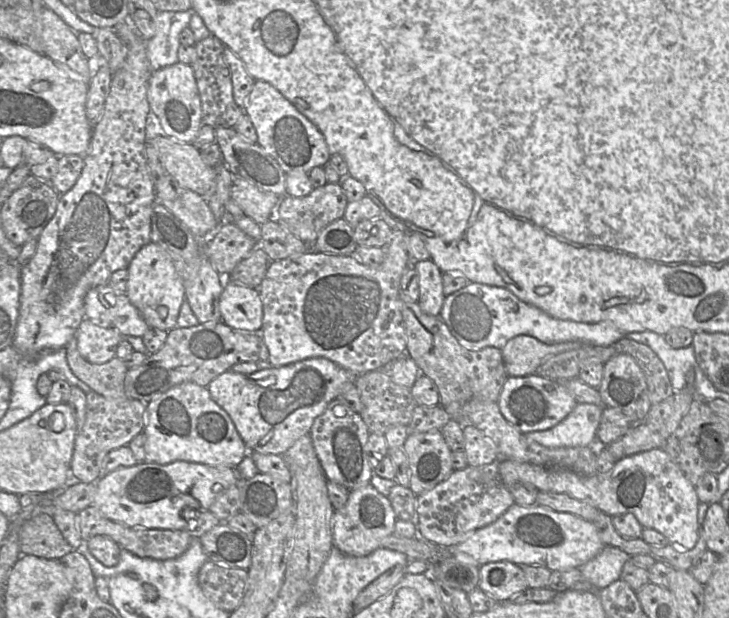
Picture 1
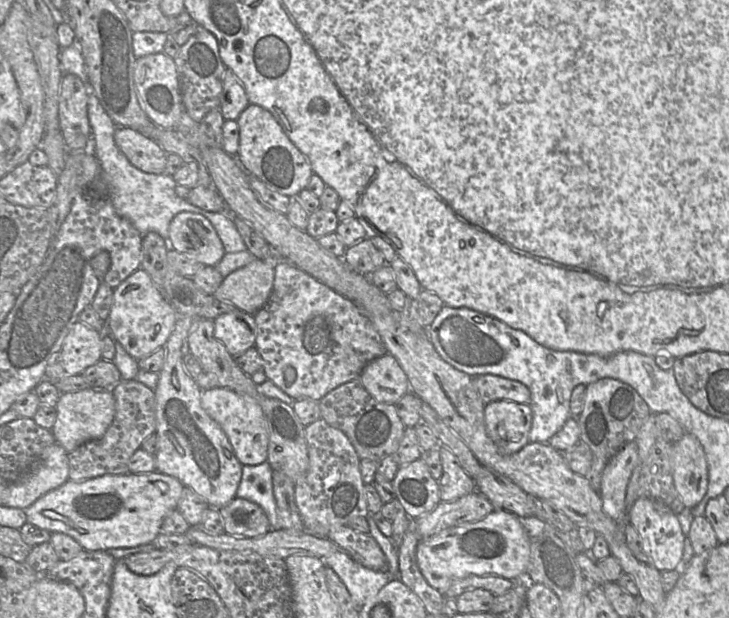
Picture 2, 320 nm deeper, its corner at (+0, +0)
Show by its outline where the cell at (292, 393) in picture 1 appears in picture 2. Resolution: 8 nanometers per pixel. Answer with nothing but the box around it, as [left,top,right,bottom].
[201,388,268,465]

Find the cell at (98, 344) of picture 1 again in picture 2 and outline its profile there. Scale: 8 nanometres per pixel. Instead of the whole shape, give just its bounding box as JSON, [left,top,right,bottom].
[60,321,102,375]

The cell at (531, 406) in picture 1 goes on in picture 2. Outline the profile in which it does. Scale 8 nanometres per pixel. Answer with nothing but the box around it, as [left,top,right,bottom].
[484,400,532,455]

